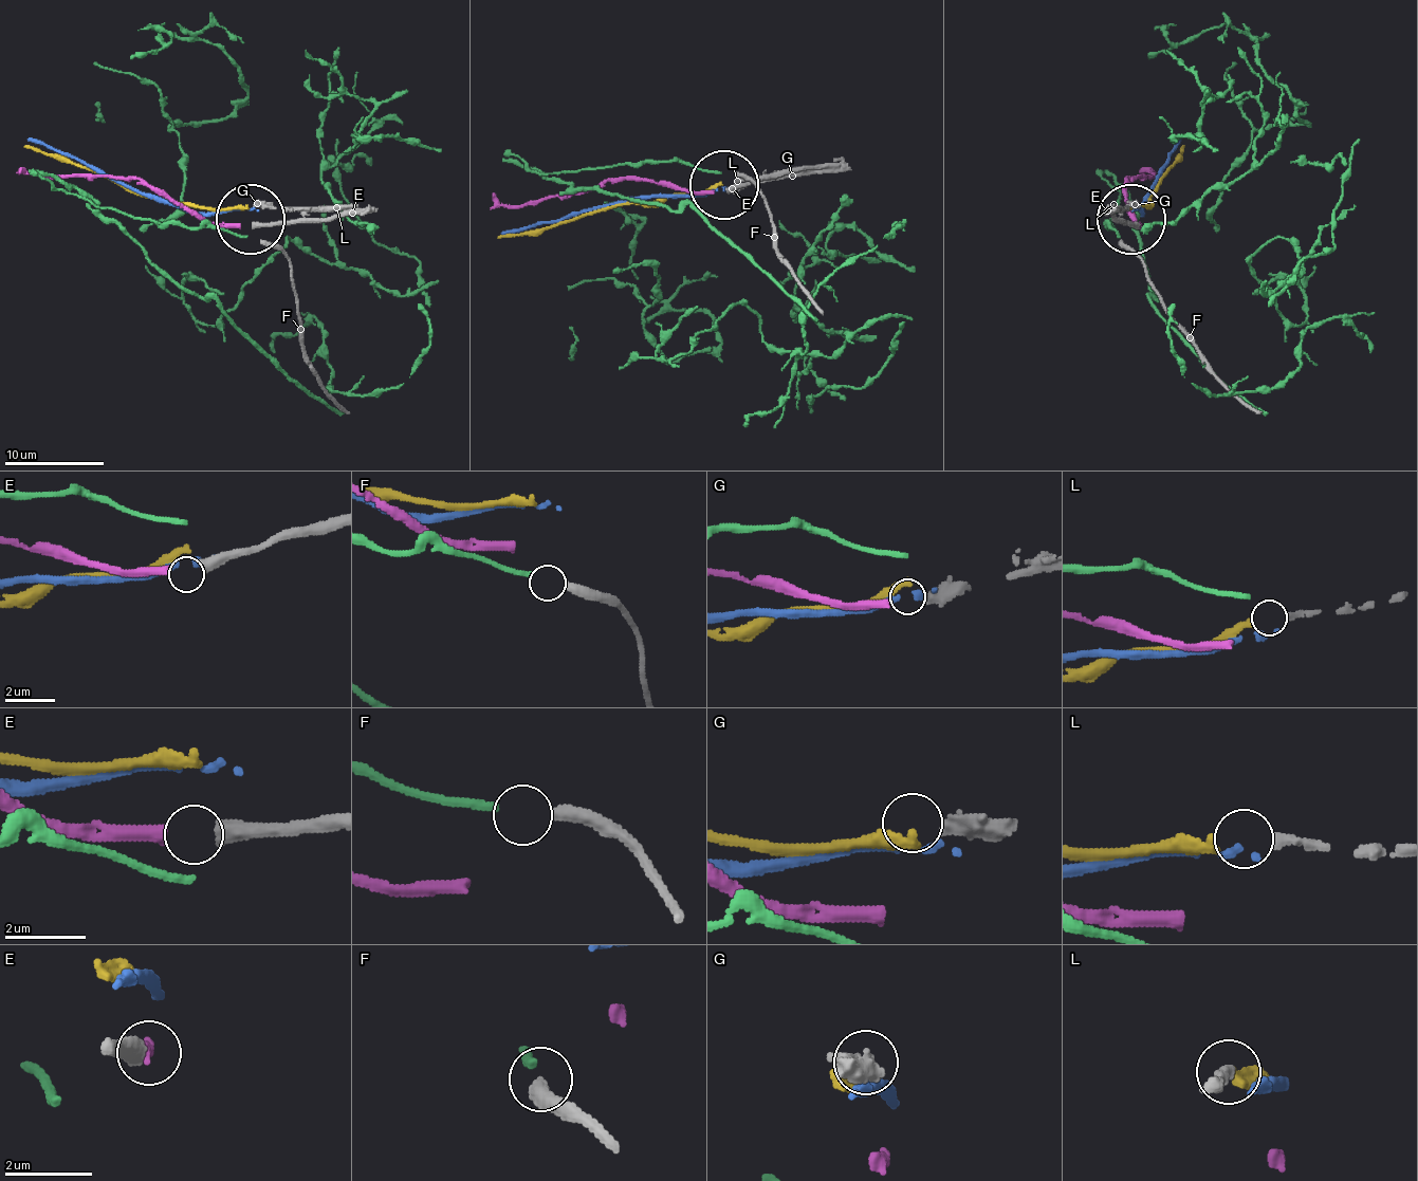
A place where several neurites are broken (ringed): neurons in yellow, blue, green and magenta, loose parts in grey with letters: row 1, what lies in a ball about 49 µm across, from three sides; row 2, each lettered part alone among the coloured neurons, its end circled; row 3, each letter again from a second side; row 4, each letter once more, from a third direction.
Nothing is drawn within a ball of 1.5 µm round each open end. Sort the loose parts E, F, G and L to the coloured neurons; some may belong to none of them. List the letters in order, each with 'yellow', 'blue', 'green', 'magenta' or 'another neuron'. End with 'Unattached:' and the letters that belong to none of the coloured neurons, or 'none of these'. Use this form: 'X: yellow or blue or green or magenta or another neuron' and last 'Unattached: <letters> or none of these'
E: magenta
F: green
G: another neuron
L: yellow
Unattached: G

